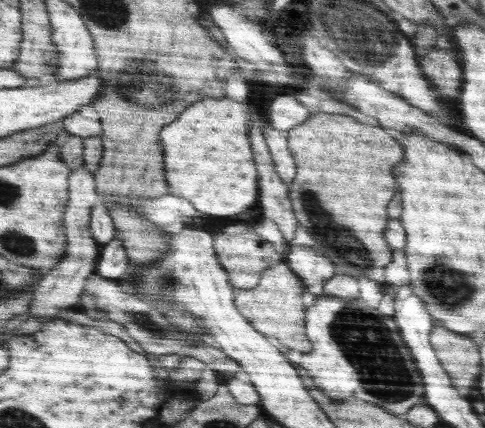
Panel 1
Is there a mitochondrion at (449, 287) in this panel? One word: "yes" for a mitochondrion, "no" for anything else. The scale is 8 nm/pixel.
yes

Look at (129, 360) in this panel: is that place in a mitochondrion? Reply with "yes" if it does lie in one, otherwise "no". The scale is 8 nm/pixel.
no

